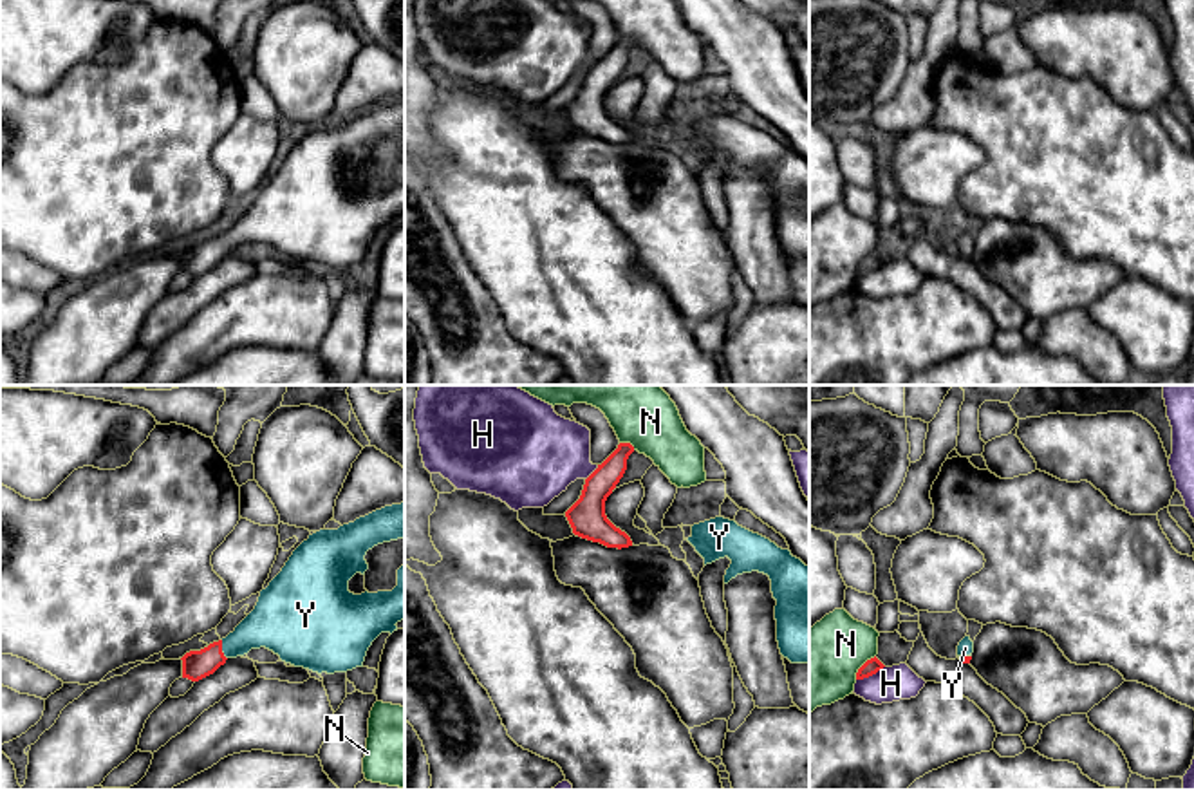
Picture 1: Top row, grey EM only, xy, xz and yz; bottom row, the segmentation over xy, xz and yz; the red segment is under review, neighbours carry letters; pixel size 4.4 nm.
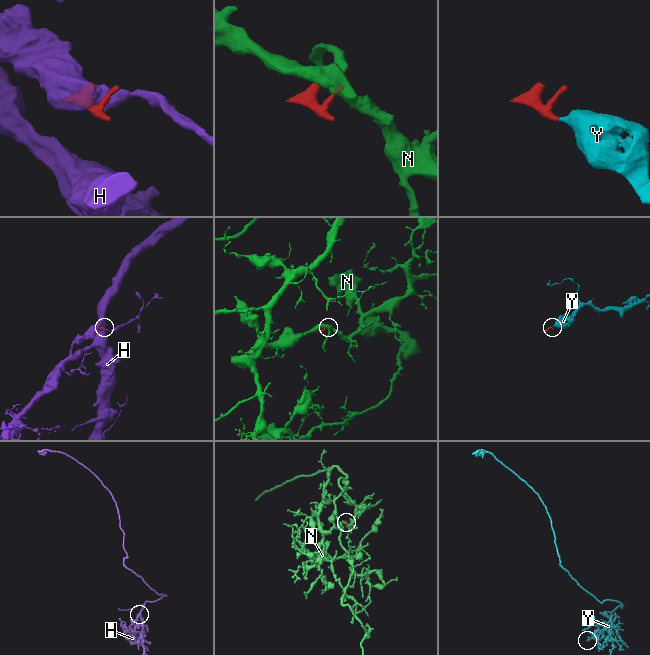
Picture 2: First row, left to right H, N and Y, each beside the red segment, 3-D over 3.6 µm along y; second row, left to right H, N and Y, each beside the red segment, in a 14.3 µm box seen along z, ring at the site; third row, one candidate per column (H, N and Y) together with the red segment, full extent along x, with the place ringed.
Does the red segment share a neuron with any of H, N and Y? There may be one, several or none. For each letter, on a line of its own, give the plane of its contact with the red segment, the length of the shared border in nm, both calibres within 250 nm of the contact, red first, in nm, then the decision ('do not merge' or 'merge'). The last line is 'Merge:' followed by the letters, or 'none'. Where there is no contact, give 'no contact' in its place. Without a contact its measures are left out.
H: contact in yz; length 140 nm; calibres 70 and 160 nm; do not merge
N: contact in yz; length 140 nm; calibres 70 and 360 nm; do not merge
Y: contact in xy; length 90 nm; calibres 130 and 200 nm; merge
Merge: Y

